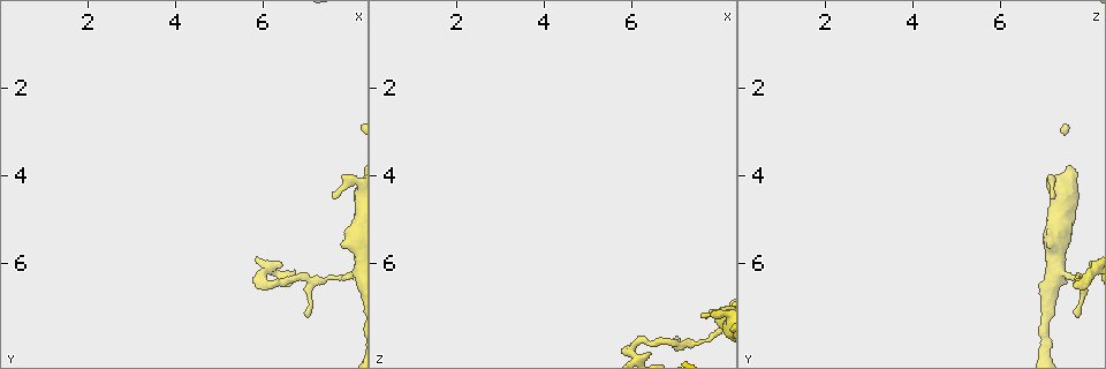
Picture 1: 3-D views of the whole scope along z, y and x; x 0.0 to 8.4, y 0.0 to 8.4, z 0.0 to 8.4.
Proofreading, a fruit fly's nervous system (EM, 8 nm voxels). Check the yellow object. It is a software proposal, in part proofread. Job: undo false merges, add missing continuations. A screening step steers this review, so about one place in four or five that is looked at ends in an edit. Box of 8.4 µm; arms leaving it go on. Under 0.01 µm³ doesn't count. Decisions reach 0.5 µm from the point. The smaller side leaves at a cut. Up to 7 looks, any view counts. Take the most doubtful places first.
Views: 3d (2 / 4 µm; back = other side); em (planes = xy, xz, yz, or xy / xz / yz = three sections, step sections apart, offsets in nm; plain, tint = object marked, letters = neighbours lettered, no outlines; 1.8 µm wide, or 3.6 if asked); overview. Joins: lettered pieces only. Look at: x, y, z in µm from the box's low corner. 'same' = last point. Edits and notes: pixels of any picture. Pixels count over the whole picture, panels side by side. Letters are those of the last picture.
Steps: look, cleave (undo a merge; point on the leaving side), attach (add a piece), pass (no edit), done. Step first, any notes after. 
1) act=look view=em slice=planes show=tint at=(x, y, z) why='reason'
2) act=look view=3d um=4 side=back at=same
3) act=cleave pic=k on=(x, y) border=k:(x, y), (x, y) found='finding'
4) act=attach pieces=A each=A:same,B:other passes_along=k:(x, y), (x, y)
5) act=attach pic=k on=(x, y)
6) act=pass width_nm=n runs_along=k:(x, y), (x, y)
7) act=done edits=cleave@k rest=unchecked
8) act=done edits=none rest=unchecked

act=look view=em slice=yz step=4 show=tint at=(6.00, 6.35, 7.95) why='abrupt turn'

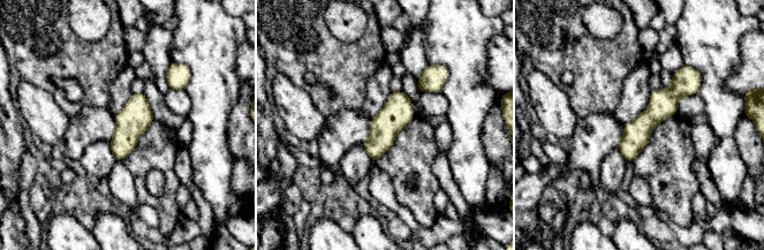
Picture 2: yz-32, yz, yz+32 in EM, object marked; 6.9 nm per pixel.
act=look view=em slice=yz step=4 show=letters at=same

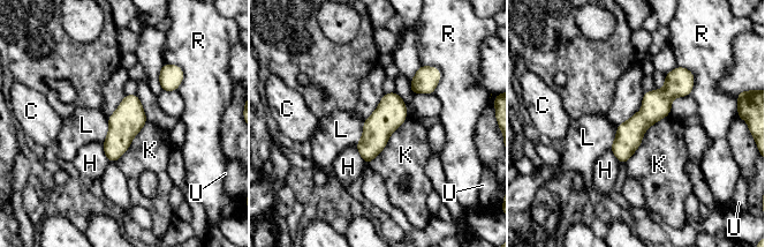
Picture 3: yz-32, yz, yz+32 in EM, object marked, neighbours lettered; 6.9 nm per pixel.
act=pass each=C:other,H:other,K:other,L:other,R:other,U:other border=3:(669, 113), (645, 131), (625, 164) found='one neuron here'

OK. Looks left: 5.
act=look view=em slice=planes show=letters at=(7.50, 4.45, 7.15) why='an open end'

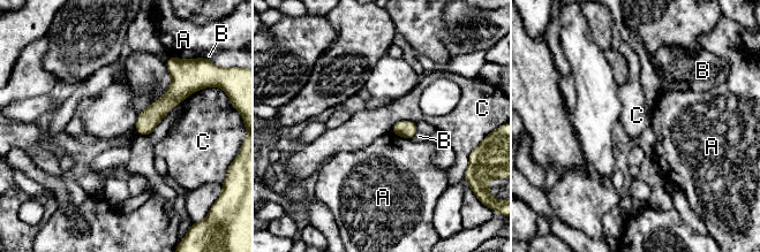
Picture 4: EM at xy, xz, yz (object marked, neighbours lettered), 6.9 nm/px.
act=pass longest_contact=C:190nm each=A:other,B:other,C:other found='no lettered piece goes on from it'

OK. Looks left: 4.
act=done edits=none rest=unchecked

